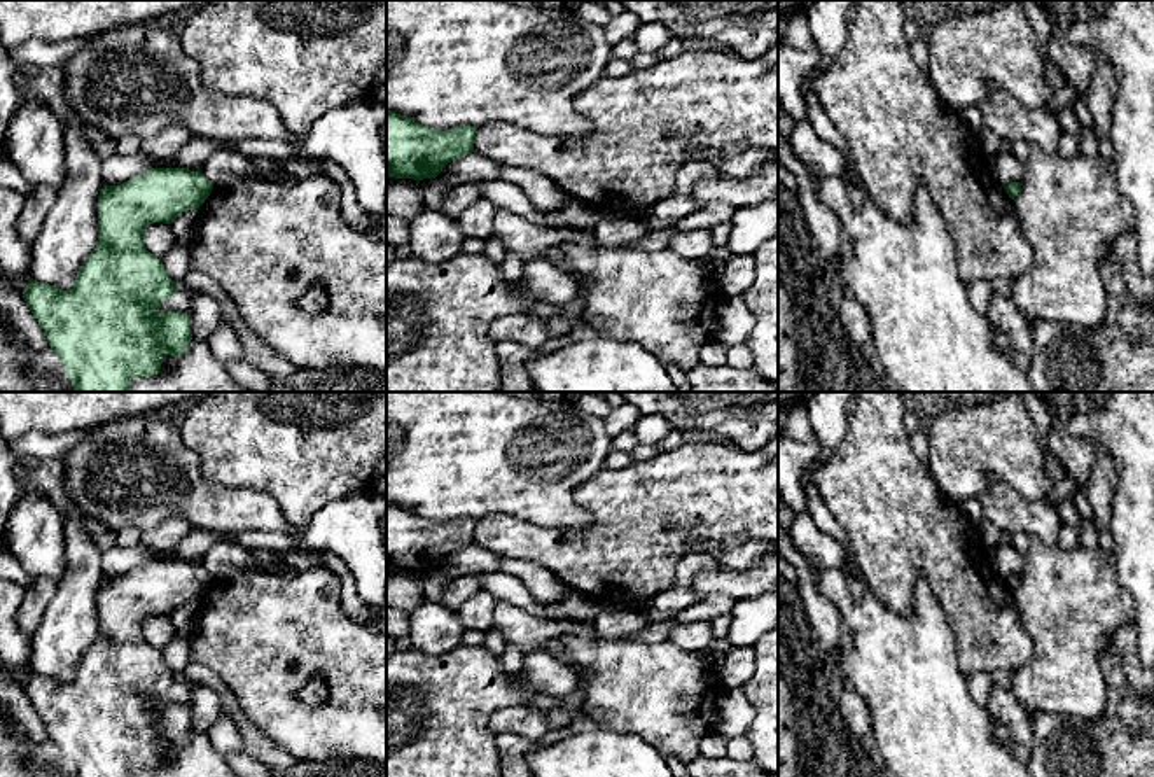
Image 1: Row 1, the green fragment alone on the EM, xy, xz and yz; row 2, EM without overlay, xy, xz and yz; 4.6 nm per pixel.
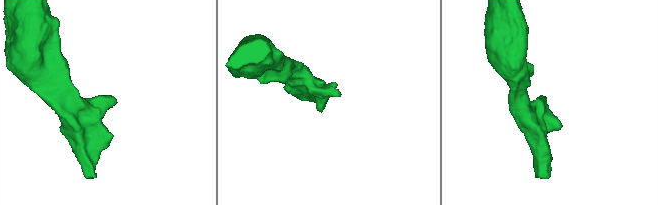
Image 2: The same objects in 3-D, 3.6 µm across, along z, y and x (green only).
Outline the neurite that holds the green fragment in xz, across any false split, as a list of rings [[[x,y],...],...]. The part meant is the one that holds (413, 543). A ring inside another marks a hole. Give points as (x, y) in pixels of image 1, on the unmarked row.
[[[386,504],[386,569],[435,570],[448,555],[474,544],[476,522],[455,518],[439,523]]]

